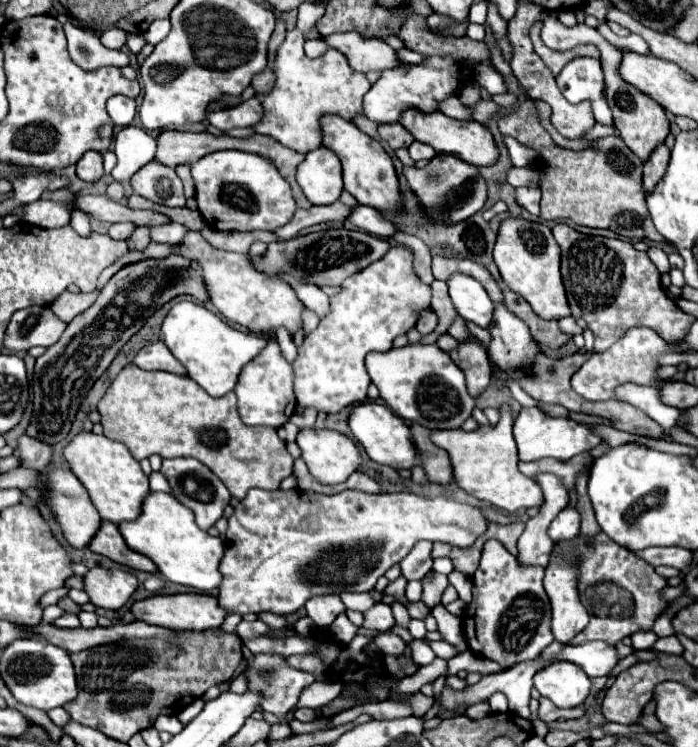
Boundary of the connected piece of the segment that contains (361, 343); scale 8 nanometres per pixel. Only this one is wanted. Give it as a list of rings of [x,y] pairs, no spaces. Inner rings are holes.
[[[393,245],[383,259],[351,275],[341,287],[343,291],[331,297],[331,313],[321,319],[315,331],[305,335],[299,357],[293,361],[297,403],[301,407],[315,407],[317,411],[325,413],[339,413],[343,407],[359,405],[367,399],[367,387],[371,385],[371,379],[365,369],[365,355],[371,351],[391,349],[393,339],[397,335],[405,335],[415,325],[419,309],[429,307],[431,301],[431,285],[417,277],[413,271],[413,253],[403,245]]]

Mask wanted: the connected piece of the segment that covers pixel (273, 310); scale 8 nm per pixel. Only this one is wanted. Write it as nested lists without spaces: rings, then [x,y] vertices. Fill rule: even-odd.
[[[189,231],[185,235],[185,239],[181,241],[179,255],[197,259],[201,263],[209,299],[217,307],[217,311],[229,321],[239,323],[259,335],[275,335],[279,327],[285,327],[293,335],[297,329],[303,327],[301,315],[305,311],[305,305],[301,303],[293,287],[289,287],[281,279],[271,279],[255,271],[245,255],[215,249],[197,231]]]

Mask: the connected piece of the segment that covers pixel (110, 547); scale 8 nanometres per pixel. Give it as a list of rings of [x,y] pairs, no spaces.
[[[103,521],[101,529],[93,537],[93,541],[89,543],[89,549],[93,553],[99,553],[103,557],[109,557],[111,561],[115,561],[119,565],[125,565],[129,569],[145,571],[145,573],[157,573],[155,563],[149,557],[133,551],[125,543],[125,539],[123,539],[123,535],[121,535],[121,531],[119,531],[119,527],[115,523]]]

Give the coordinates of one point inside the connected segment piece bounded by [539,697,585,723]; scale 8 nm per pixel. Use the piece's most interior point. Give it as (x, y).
(548, 712)

